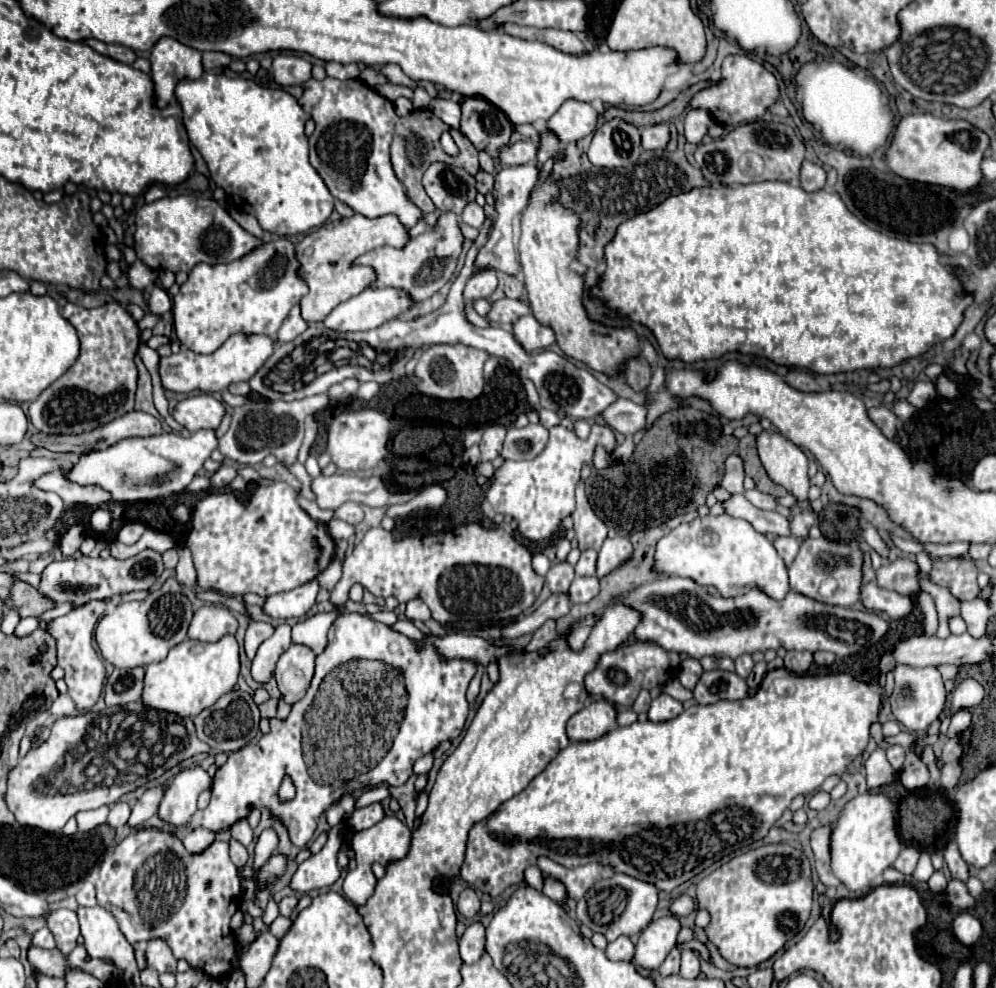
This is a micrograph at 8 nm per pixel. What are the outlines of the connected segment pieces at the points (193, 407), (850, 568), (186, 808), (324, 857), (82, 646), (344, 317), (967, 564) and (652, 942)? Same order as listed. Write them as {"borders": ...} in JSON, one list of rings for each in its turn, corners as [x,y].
{"borders":[[[[200,393],[176,403],[172,417],[184,425],[190,433],[198,429],[216,429],[224,415],[222,401],[214,399],[214,395]]],[[[824,537],[804,539],[798,557],[788,569],[788,575],[790,575],[792,591],[802,593],[826,605],[838,605],[848,609],[858,601],[858,593],[862,585],[862,551],[856,545],[834,543]]],[[[184,769],[180,771],[170,787],[164,791],[164,797],[160,801],[158,817],[172,827],[182,827],[190,821],[190,817],[196,813],[196,799],[204,789],[210,789],[212,777],[200,769]]],[[[344,821],[334,825],[328,831],[328,841],[322,847],[322,851],[298,865],[298,869],[296,869],[296,873],[290,881],[290,887],[294,891],[306,893],[306,891],[312,891],[312,889],[330,887],[340,877],[340,867],[338,867],[338,861],[336,861],[336,853],[340,849],[344,831],[346,831]]],[[[90,601],[86,603],[84,607],[64,615],[64,617],[58,617],[50,623],[48,631],[52,633],[52,637],[56,639],[58,643],[58,665],[64,667],[66,671],[66,685],[68,685],[68,693],[70,697],[74,699],[76,707],[78,709],[90,709],[100,693],[102,693],[102,685],[104,685],[104,679],[106,679],[106,669],[104,669],[104,661],[98,657],[92,641],[94,641],[94,625],[98,621],[98,617],[104,613],[106,609],[106,603],[104,601]]],[[[384,287],[384,289],[364,289],[360,295],[340,303],[326,319],[324,325],[328,329],[338,329],[342,333],[348,331],[370,331],[378,329],[380,325],[396,319],[398,315],[406,313],[414,305],[414,299],[406,289],[394,289],[394,287]]],[[[954,557],[954,559],[938,559],[932,563],[930,581],[946,587],[960,601],[972,601],[980,595],[980,587],[976,583],[976,565],[972,559]]],[[[672,915],[652,921],[640,933],[634,951],[634,963],[638,963],[644,969],[658,971],[658,967],[666,959],[666,953],[670,953],[670,949],[676,945],[678,931],[680,931],[680,923]]]]}

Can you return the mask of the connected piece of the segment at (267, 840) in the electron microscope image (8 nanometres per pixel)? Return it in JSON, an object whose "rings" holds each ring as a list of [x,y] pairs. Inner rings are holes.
{"rings":[[[270,827],[270,829],[264,829],[264,831],[260,833],[260,839],[256,841],[256,857],[254,857],[252,863],[248,863],[246,873],[252,875],[252,869],[264,865],[276,849],[278,849],[278,833],[276,833],[272,827]]]}

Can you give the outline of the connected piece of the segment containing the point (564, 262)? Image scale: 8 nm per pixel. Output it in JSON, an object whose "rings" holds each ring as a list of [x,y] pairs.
{"rings":[[[538,175],[540,183],[532,191],[530,201],[520,217],[520,237],[518,237],[518,257],[522,265],[524,285],[528,291],[530,307],[538,321],[550,325],[556,333],[560,349],[572,357],[586,363],[590,369],[614,375],[614,365],[630,353],[640,353],[638,335],[632,327],[602,327],[588,319],[582,305],[584,277],[570,271],[570,263],[576,261],[578,253],[578,231],[580,215],[560,203],[560,187],[552,175]]]}

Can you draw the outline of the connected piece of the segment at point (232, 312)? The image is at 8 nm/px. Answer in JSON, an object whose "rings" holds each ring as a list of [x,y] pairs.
{"rings":[[[280,237],[268,243],[262,243],[242,259],[232,263],[198,263],[190,273],[186,283],[180,285],[180,293],[172,299],[174,331],[180,343],[194,353],[214,353],[230,335],[234,333],[266,333],[276,335],[288,311],[308,293],[306,281],[298,275],[300,261],[296,259],[294,243],[288,237]]]}

